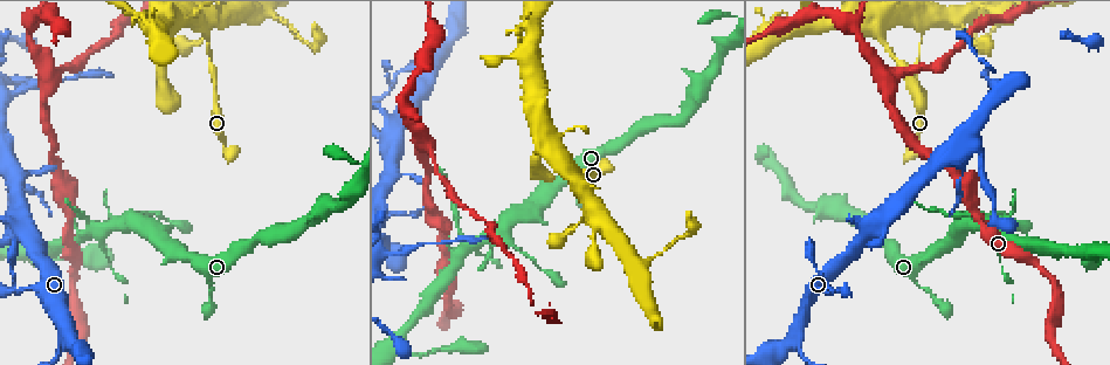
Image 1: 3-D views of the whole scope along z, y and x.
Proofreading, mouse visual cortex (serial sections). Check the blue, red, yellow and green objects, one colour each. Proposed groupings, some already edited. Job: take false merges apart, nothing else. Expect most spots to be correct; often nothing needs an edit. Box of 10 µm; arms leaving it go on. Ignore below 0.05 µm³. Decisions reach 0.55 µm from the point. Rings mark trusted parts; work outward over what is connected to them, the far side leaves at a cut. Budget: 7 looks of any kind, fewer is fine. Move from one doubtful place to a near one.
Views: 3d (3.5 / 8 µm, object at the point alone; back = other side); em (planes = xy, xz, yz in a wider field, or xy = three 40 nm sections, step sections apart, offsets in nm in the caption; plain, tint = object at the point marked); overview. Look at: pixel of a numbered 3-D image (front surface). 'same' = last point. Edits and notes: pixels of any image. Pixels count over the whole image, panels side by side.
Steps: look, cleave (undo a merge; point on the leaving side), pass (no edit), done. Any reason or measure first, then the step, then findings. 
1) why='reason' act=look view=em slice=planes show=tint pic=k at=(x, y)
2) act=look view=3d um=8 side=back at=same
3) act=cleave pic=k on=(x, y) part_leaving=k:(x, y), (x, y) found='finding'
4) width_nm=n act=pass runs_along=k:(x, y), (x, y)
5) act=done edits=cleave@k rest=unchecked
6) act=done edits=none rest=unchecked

why='arms part here' act=look view=3d um=3.5 side=back pic=1 at=(421, 141)

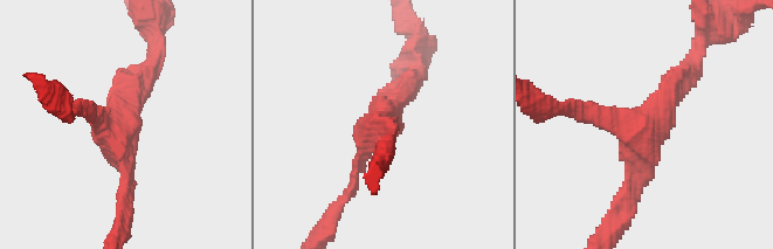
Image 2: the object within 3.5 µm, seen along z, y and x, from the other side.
act=look view=em slice=planes show=tint pic=2 at=(378, 128)

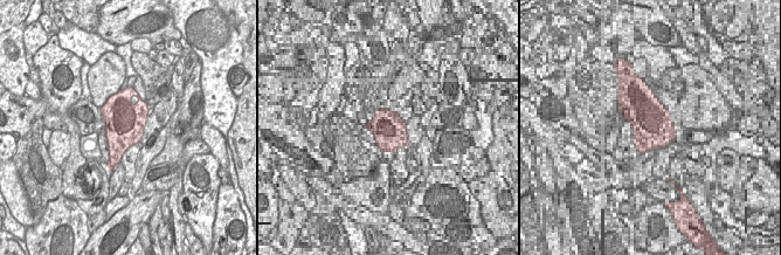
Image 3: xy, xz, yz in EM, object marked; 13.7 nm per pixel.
width_nm=600 act=pass runs_along=2:(626, 212), (641, 140), (680, 80) found='continuous, no second cell'

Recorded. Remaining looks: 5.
why='sharp bend' act=look view=3d um=3.5 pic=1 at=(393, 84)

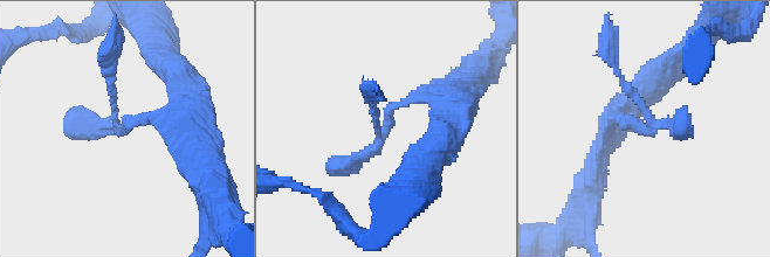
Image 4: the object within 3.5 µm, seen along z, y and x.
act=look view=em slice=xy step=1 show=tint pic=4 at=(387, 129)

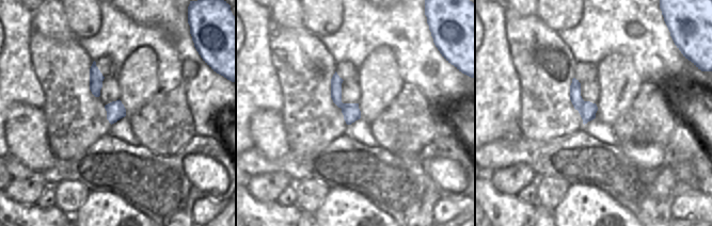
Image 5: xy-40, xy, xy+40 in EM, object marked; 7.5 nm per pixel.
why='cut it another way' act=look view=em slice=xy step=3 show=tint at=same

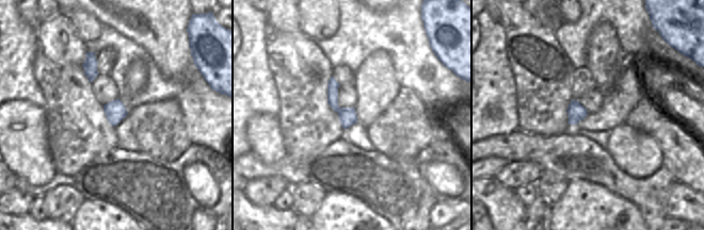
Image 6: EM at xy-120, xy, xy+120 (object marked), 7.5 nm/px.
act=pass runs_along=6:(332, 81), (333, 103), (346, 125) found='all the same cell'

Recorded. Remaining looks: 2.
why='abrupt turn' act=look view=3d um=3.5 side=back pic=1 at=(290, 26)

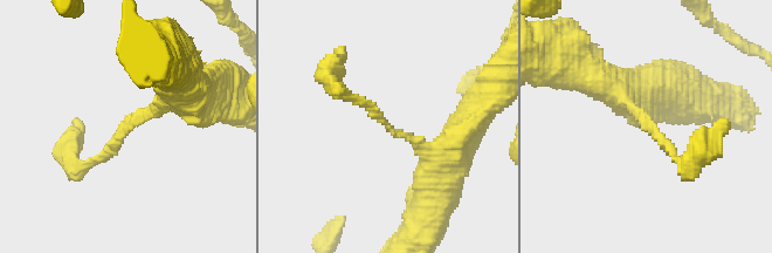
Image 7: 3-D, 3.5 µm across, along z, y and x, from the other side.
arm_widths_nm=150,450 act=look view=em slice=xy step=2 show=tint pic=7 at=(392, 130)

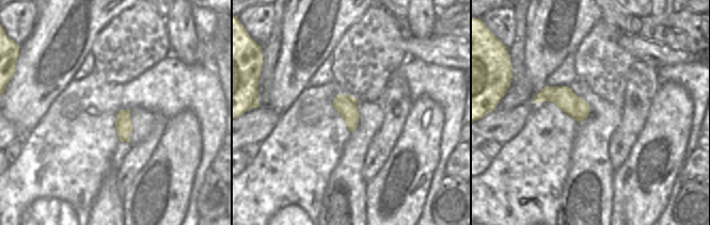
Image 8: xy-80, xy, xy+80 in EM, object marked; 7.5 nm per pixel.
act=pass runs_along=7:(192, 93), (130, 122), (80, 169) found='continuous, no second cell'

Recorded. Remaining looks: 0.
act=done edits=none rest=unchecked

